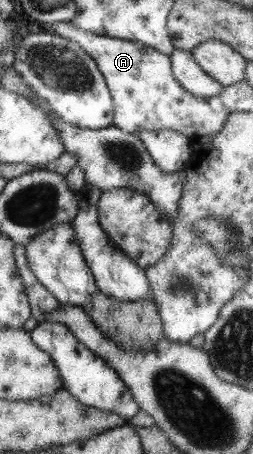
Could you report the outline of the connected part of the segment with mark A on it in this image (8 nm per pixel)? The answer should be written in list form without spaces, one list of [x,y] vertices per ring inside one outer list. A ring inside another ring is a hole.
[[[71,22],[52,23],[49,32],[75,42],[95,62],[104,77],[104,82],[112,99],[112,125],[125,131],[125,133],[137,133],[141,130],[172,130],[185,135],[185,138],[189,140],[202,143],[205,147],[208,147],[211,139],[221,131],[225,118],[230,114],[226,106],[219,101],[218,96],[199,98],[187,93],[172,76],[170,59],[139,42],[87,33],[74,28]]]

